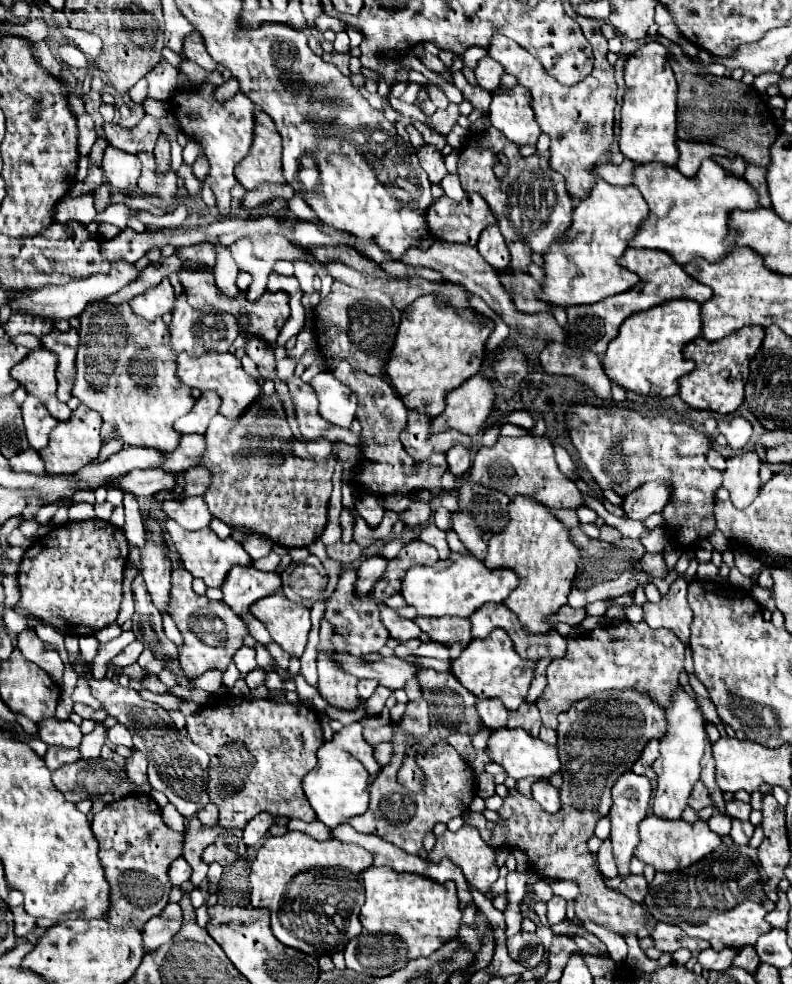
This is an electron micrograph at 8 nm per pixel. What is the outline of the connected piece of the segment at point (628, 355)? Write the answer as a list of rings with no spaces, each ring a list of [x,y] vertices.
[[[667,301],[651,309],[633,313],[619,327],[617,337],[607,347],[603,367],[609,379],[641,395],[671,397],[679,393],[679,379],[695,369],[695,361],[685,361],[683,347],[701,335],[703,317],[697,301]]]

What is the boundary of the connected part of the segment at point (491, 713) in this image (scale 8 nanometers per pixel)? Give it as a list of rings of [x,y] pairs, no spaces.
[[[477,699],[475,707],[489,729],[501,729],[507,725],[507,709],[499,699]]]

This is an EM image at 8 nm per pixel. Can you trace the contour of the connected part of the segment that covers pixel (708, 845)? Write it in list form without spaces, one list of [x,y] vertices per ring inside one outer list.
[[[649,815],[645,821],[639,823],[641,843],[635,851],[635,857],[643,861],[645,865],[651,865],[655,871],[671,873],[671,871],[683,871],[701,859],[705,859],[709,853],[713,853],[721,845],[721,837],[709,829],[705,821],[659,821],[659,817]]]

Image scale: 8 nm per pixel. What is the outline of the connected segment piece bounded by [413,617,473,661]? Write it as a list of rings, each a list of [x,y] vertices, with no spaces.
[[[415,617],[413,619],[423,633],[433,641],[441,641],[449,646],[450,659],[459,657],[462,650],[471,642],[471,623],[463,617]]]

